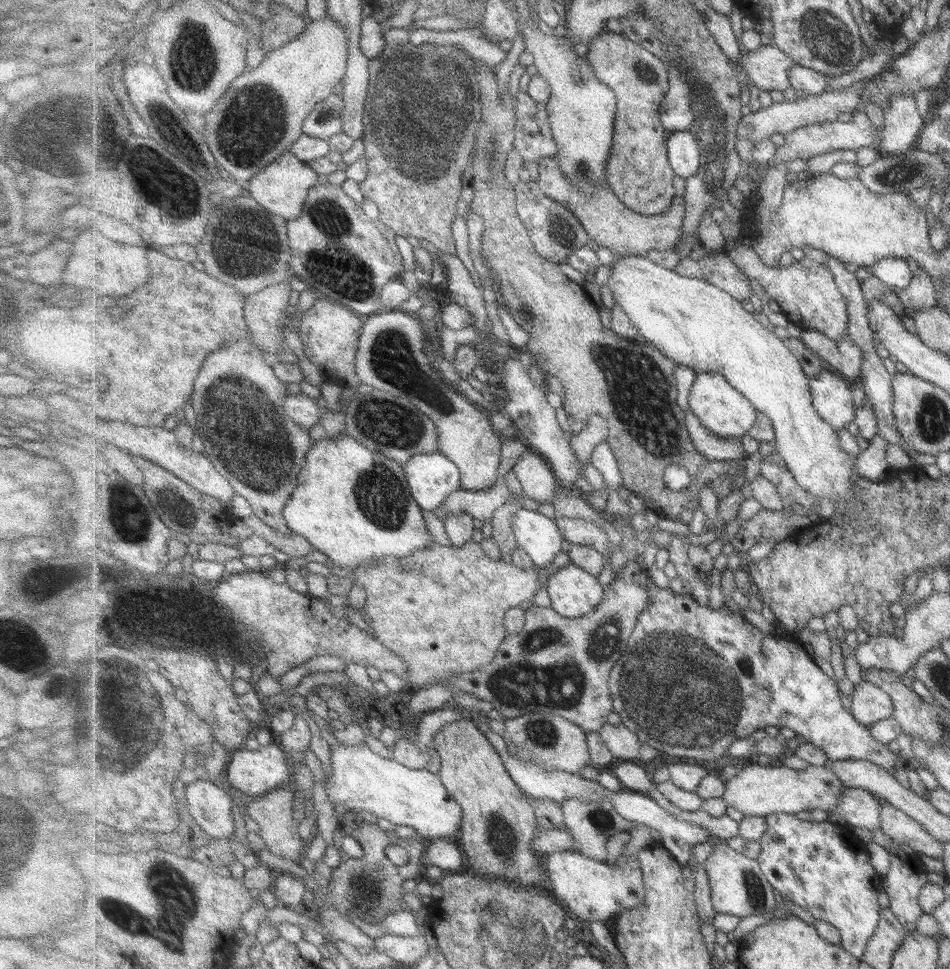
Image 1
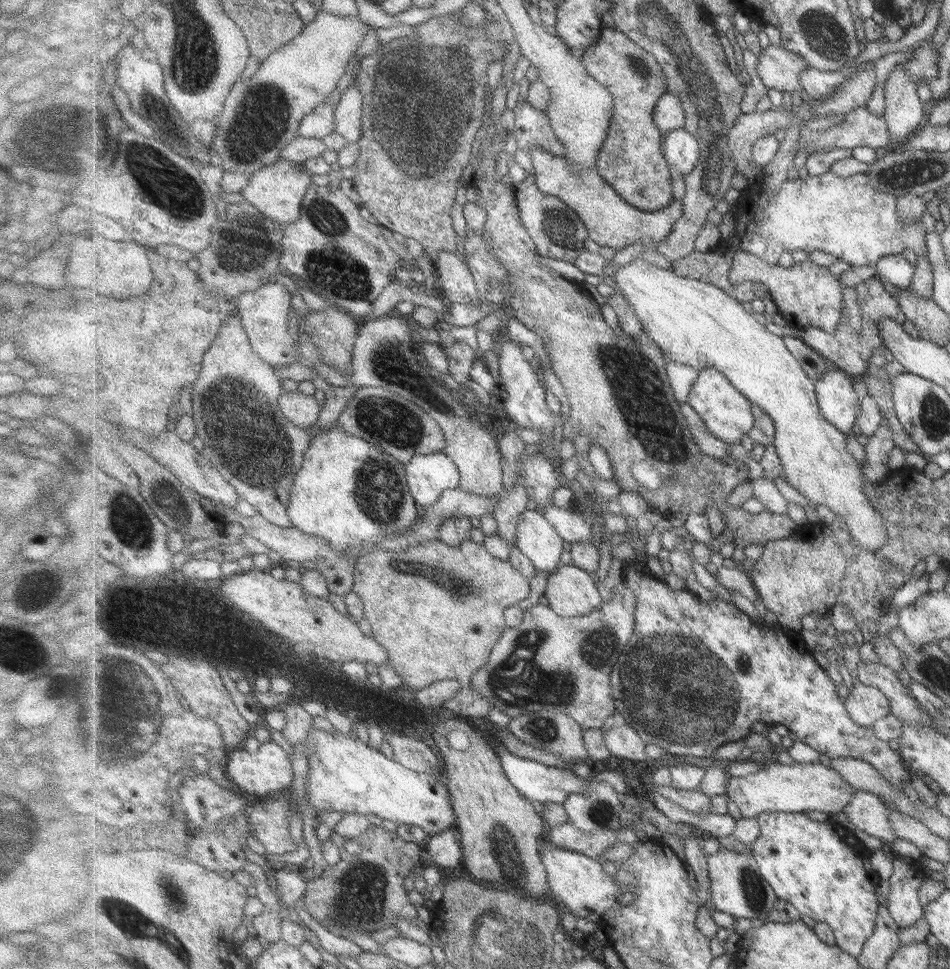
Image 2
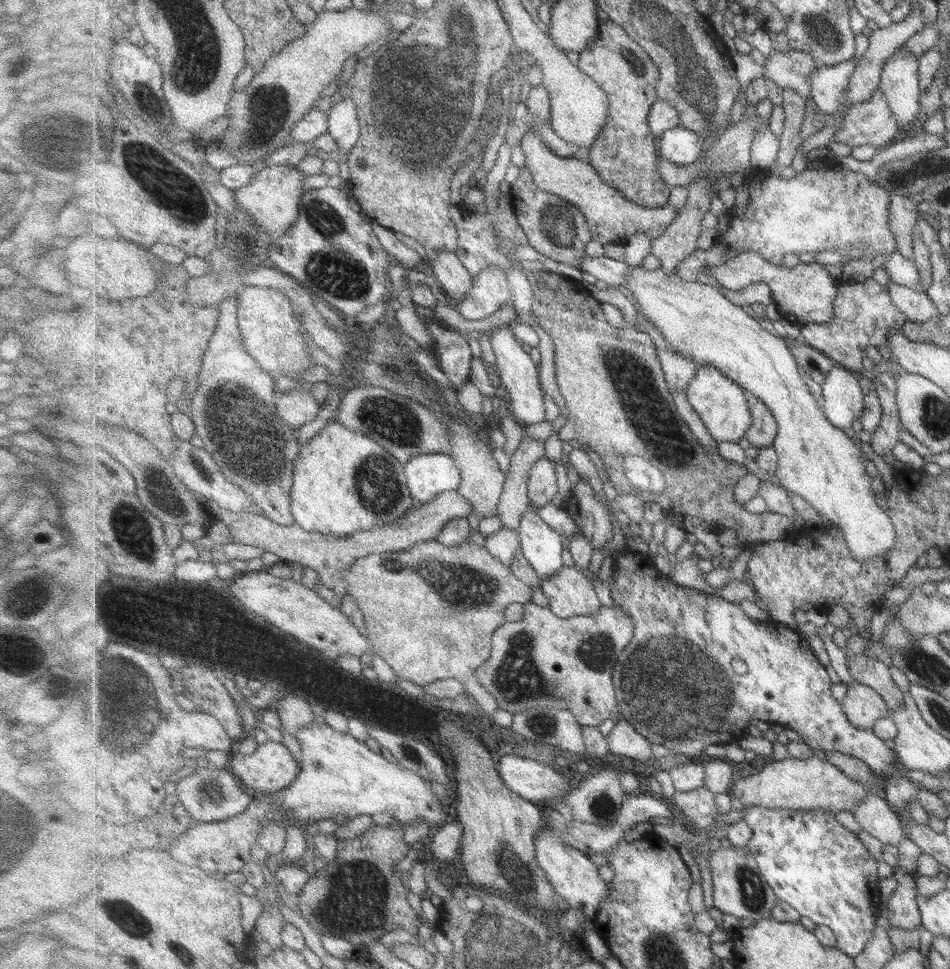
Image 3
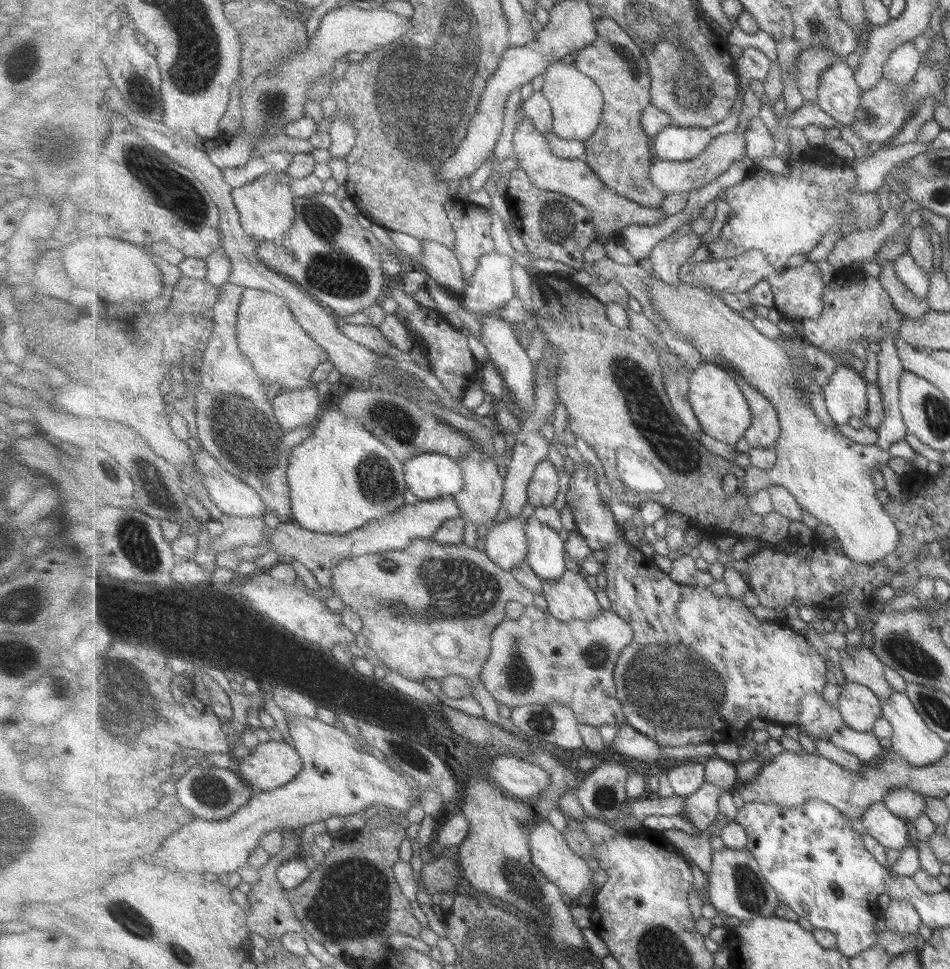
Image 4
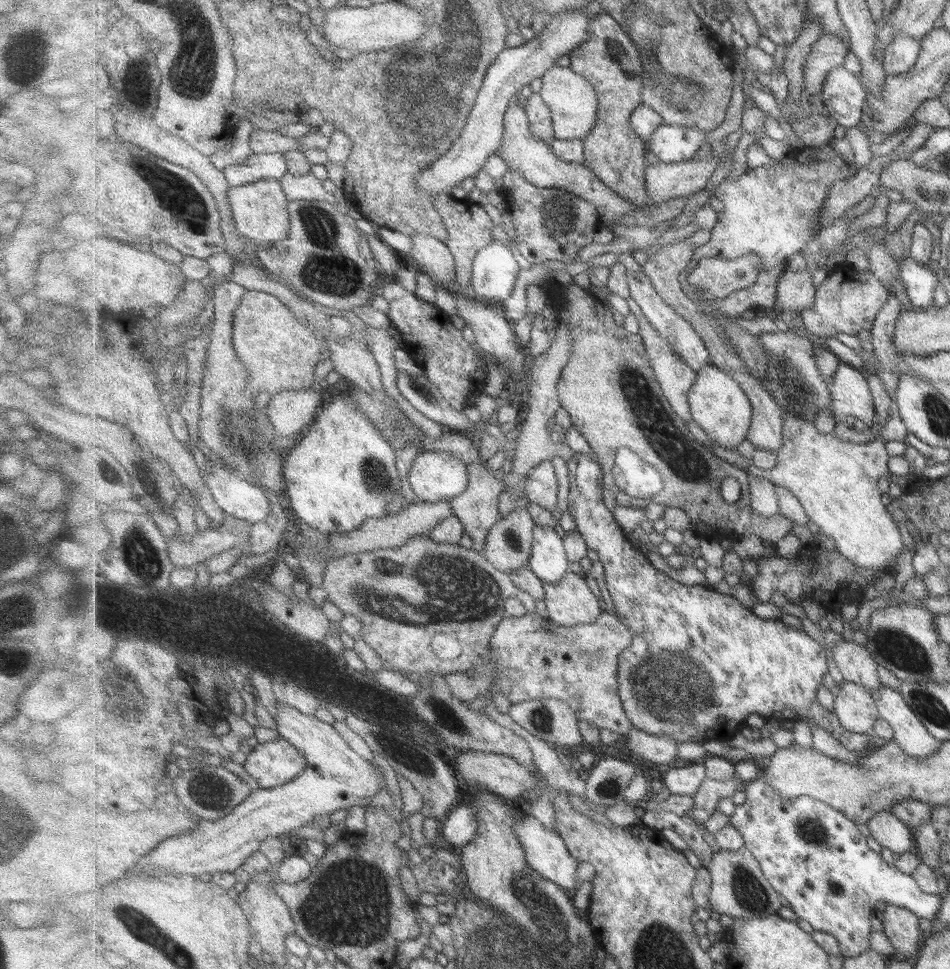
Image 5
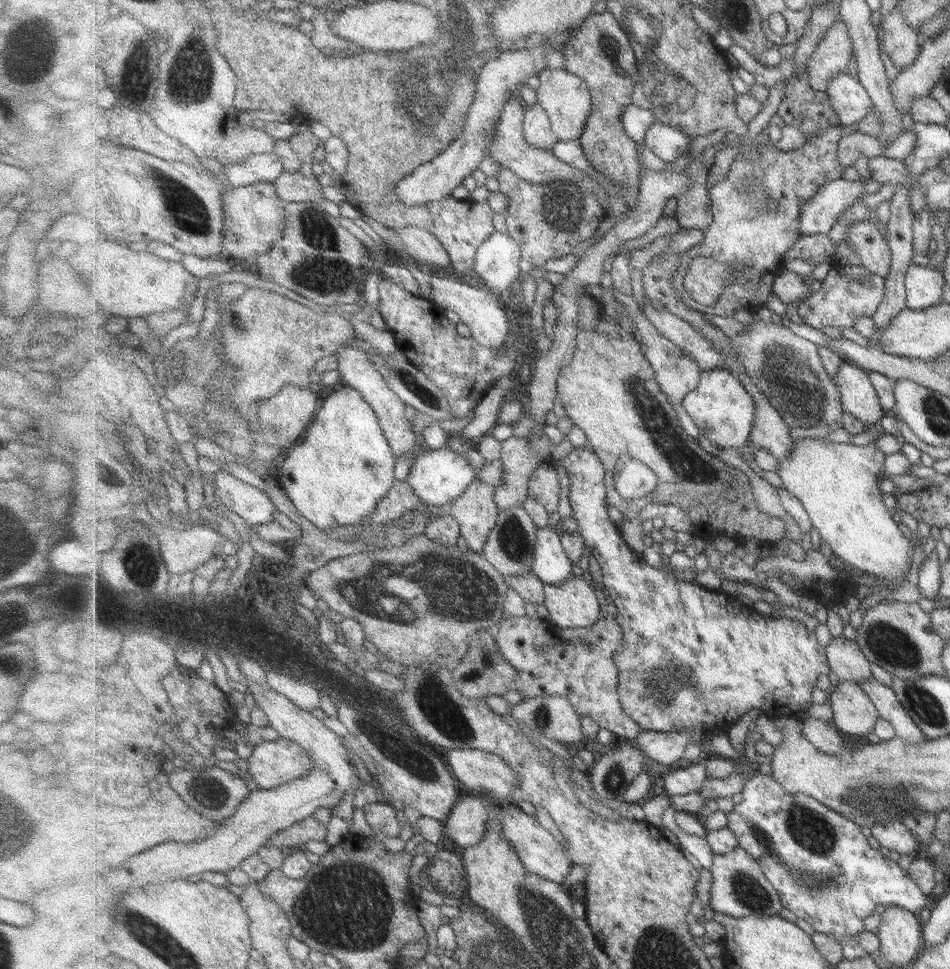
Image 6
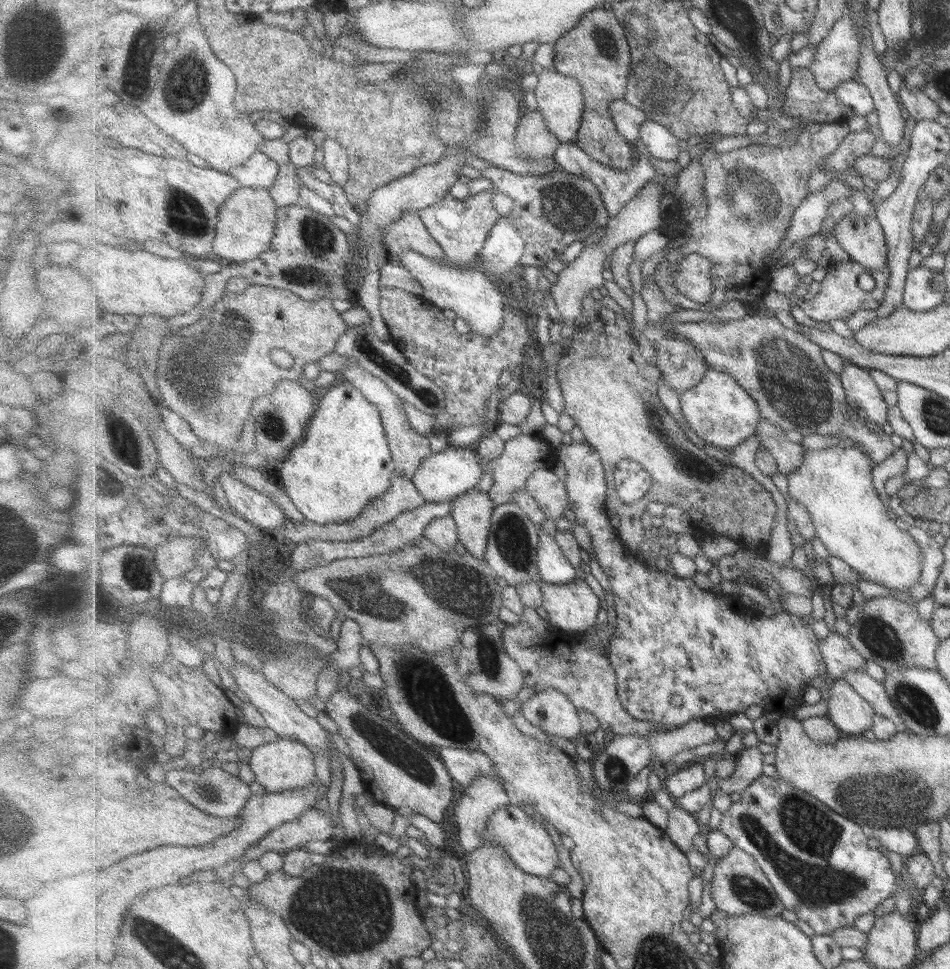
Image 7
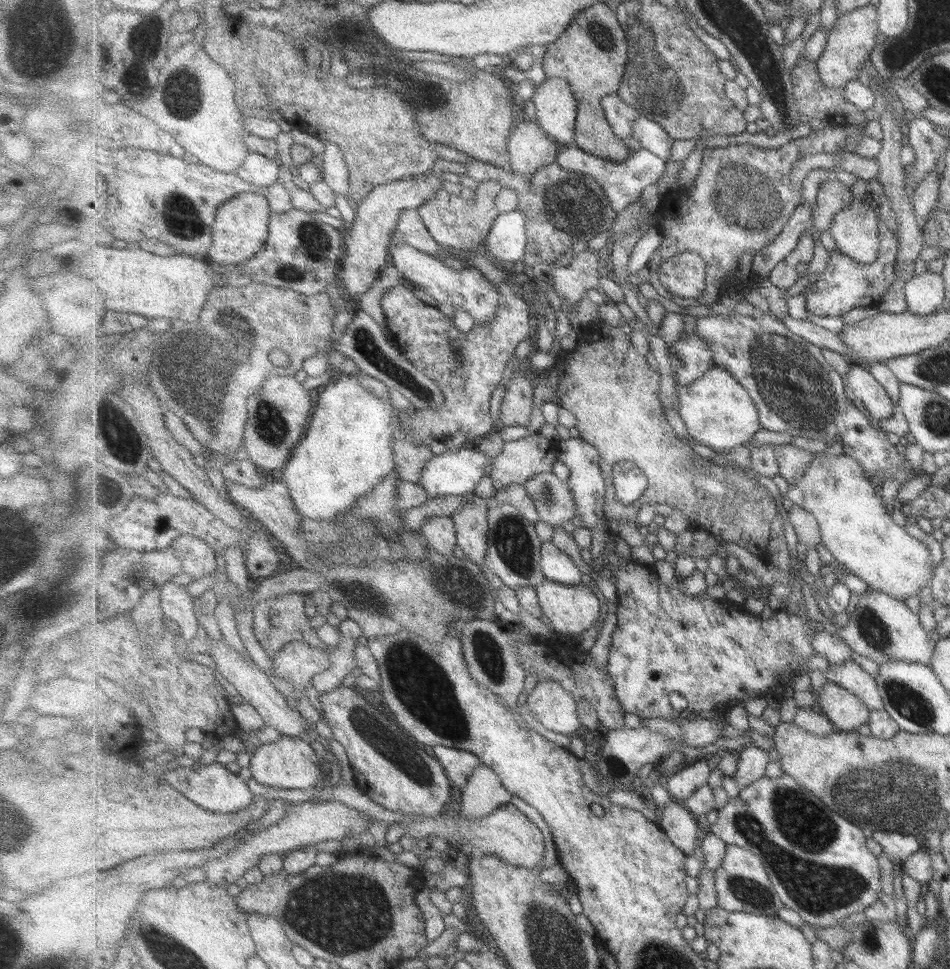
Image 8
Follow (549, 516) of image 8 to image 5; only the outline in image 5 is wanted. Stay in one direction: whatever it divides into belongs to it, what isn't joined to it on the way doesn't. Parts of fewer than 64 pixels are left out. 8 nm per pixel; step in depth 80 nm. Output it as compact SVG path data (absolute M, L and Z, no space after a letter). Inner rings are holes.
M545 461L531 470L526 482L526 497L530 504L553 510L557 504L559 482L551 461Z

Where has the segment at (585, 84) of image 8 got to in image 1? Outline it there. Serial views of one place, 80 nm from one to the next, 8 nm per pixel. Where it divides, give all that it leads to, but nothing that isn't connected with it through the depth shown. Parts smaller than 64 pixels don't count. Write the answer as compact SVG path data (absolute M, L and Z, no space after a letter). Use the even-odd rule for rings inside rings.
M603 29L602 33L590 42L587 60L591 63L598 78L610 86L618 95L618 109L613 132L614 146L611 147L611 159L607 163L607 180L611 191L633 211L651 217L667 213L674 205L677 194L674 179L677 177L670 166L667 140L670 132L662 123L661 109L663 99L670 89L670 71L663 59L646 47L629 39L623 34L615 34Z

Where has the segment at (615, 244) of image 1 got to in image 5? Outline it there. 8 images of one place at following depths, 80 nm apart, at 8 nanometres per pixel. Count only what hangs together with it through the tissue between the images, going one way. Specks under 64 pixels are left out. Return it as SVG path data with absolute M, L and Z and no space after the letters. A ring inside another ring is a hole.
M513 101L505 115L504 127L505 133L497 155L503 158L511 171L518 171L519 174L523 174L523 178L527 182L543 189L555 188L569 191L571 194L578 195L579 198L595 204L595 207L599 210L599 217L601 217L600 227L603 228L608 229L611 225L615 225L617 221L621 221L623 215L629 215L635 211L636 207L633 204L630 204L626 199L621 198L611 190L609 186L606 186L587 166L564 162L554 154L551 144L543 142L541 138L535 138L531 134L525 106Z

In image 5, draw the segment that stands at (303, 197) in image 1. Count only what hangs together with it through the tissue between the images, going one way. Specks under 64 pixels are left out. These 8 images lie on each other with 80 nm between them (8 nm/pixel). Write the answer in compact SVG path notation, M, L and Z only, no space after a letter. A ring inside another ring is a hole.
M264 179L251 185L231 187L228 190L228 199L239 232L246 238L246 243L255 247L257 252L289 236L291 200L283 190L280 179Z

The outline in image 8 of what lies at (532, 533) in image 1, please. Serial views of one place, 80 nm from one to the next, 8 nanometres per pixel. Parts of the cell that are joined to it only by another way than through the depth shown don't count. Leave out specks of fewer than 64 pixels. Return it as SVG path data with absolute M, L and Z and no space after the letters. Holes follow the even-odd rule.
M545 541L540 553L542 571L547 579L565 585L582 585L577 563L553 541Z

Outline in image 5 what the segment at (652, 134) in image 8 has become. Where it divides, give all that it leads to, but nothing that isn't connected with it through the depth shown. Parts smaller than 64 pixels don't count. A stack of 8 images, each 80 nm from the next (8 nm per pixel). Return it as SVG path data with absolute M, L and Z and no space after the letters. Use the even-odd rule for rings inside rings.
M662 124L647 148L663 163L690 161L708 143L707 134L709 131Z

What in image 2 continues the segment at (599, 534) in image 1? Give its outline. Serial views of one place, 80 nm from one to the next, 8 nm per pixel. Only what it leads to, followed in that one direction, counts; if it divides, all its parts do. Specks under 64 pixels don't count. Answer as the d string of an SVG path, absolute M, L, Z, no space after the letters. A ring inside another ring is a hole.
M549 505L545 507L544 515L571 546L577 542L594 542L592 524L587 522L580 512Z

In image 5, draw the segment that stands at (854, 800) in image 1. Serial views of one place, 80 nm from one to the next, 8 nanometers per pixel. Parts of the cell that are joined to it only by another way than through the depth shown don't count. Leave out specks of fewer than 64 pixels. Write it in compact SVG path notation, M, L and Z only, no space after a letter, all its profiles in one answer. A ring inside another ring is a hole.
M892 811L877 813L867 822L870 834L889 853L915 851L914 831Z

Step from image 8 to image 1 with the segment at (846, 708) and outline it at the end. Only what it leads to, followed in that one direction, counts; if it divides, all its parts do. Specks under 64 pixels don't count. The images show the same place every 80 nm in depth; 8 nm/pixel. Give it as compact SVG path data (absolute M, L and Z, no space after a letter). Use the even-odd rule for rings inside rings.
M865 680L854 686L849 709L855 715L855 718L867 727L891 718L895 713L891 696L881 687Z

